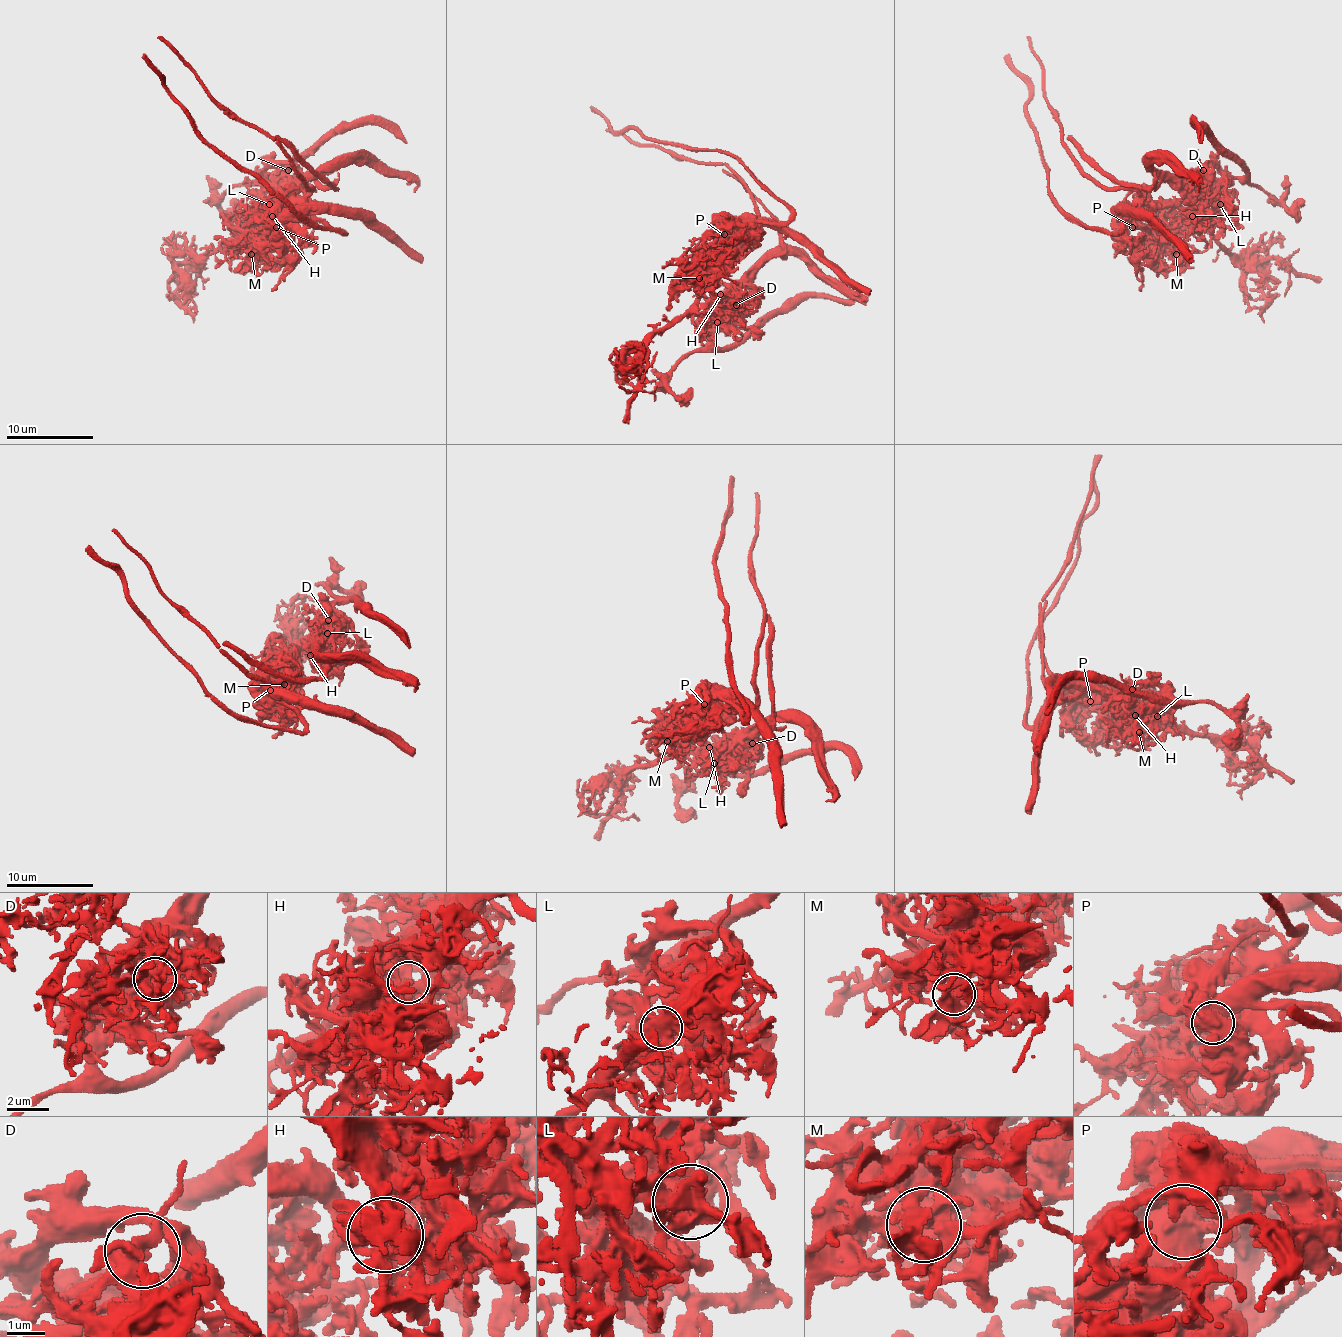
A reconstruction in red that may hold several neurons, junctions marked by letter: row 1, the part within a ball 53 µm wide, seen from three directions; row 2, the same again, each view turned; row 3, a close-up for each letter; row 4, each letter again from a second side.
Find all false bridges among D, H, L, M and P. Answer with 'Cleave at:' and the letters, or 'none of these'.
Cleave at: D, H, P

